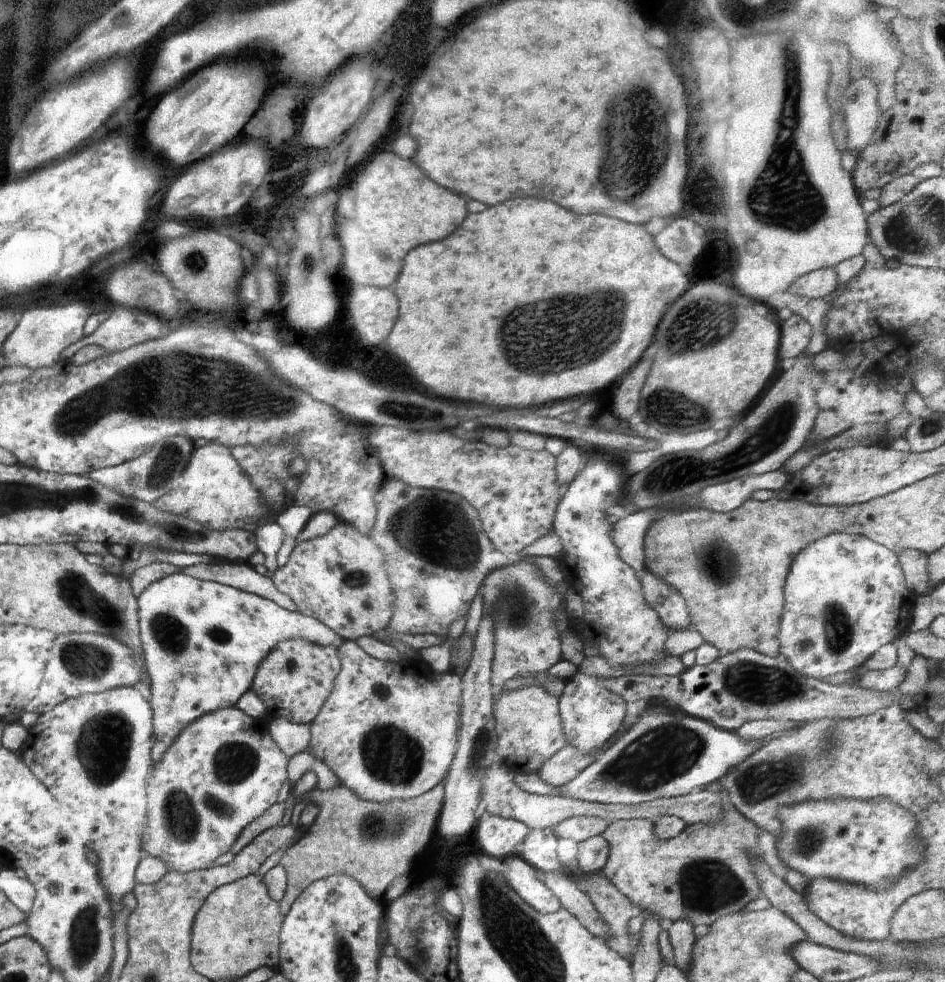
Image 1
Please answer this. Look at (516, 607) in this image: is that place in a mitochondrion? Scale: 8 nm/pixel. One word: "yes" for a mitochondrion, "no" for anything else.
yes

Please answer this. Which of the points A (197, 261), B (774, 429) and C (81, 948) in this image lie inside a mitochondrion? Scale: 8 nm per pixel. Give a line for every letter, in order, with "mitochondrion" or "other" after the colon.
A: mitochondrion
B: mitochondrion
C: mitochondrion

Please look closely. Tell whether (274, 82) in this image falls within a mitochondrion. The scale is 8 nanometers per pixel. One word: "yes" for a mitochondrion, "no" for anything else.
no

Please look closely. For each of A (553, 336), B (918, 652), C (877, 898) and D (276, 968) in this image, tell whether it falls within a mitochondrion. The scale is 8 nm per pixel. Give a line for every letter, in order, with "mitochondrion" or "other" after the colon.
A: mitochondrion
B: other
C: other
D: other

